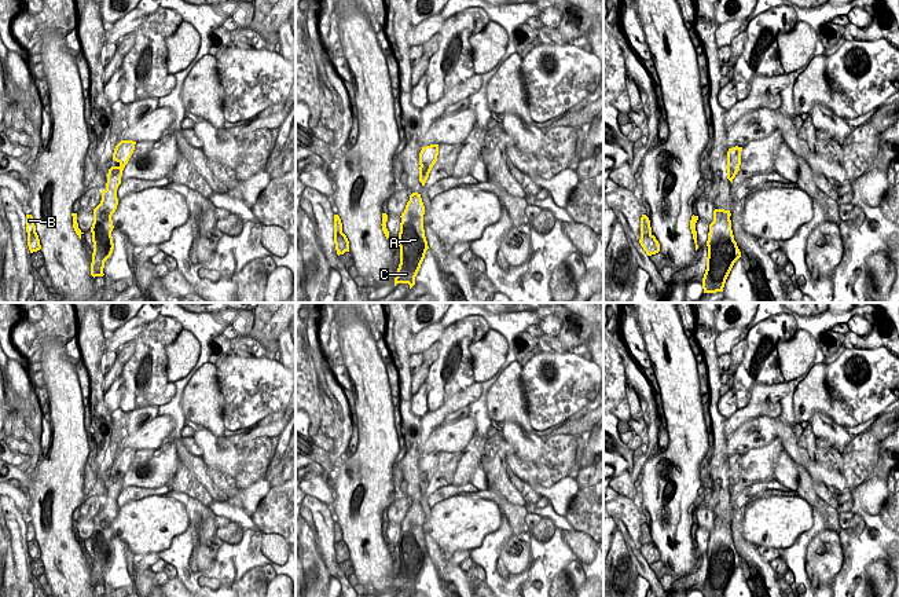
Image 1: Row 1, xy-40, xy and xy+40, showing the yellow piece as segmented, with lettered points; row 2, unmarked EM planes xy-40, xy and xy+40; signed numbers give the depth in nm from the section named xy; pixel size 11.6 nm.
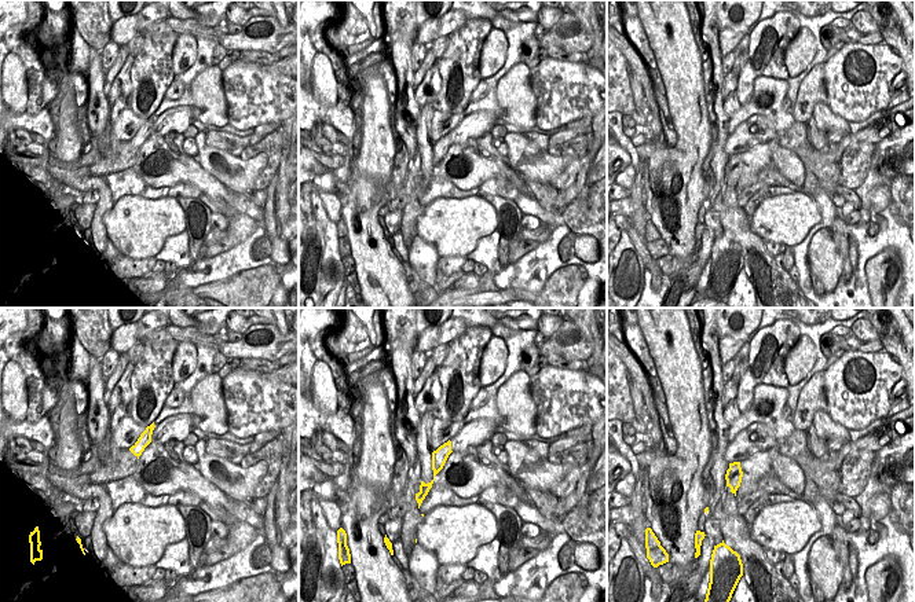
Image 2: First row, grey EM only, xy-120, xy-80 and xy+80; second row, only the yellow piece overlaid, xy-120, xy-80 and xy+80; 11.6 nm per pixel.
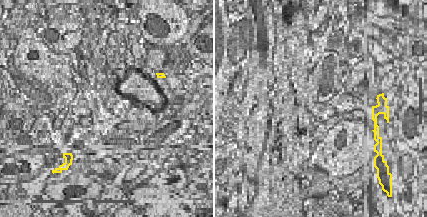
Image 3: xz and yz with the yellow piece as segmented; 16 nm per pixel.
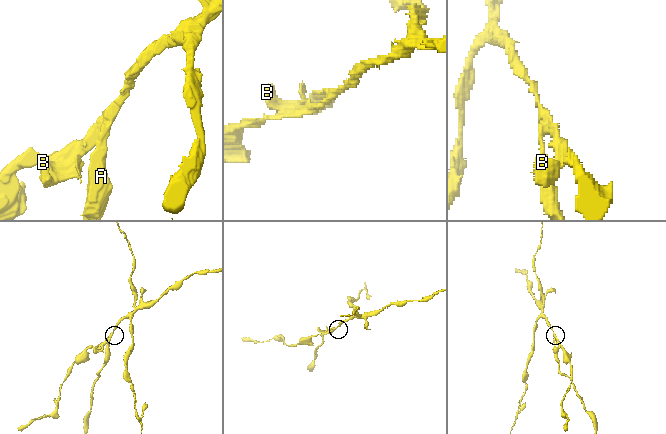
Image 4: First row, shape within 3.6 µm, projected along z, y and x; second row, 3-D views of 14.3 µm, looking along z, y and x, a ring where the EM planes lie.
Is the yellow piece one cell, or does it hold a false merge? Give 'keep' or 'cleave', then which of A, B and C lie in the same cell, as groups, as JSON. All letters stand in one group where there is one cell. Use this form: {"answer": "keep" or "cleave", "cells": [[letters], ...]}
{"answer": "cleave", "cells": [["A", "C"], ["B"]]}

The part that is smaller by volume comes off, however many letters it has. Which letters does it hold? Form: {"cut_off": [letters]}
{"cut_off": ["A", "C"]}

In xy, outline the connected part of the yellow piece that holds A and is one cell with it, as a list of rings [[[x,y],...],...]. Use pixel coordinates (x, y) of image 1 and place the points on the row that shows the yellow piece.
[[[412,193],[400,216],[400,264],[395,286],[397,283],[408,283],[411,289],[415,285],[415,276],[429,249],[423,230],[423,215],[425,206],[421,194]]]

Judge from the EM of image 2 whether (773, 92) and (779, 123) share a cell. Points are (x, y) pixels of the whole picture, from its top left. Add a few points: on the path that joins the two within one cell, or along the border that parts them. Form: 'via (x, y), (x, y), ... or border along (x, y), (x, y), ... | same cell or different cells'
via (775, 99), (775, 112), (779, 116) | same cell

